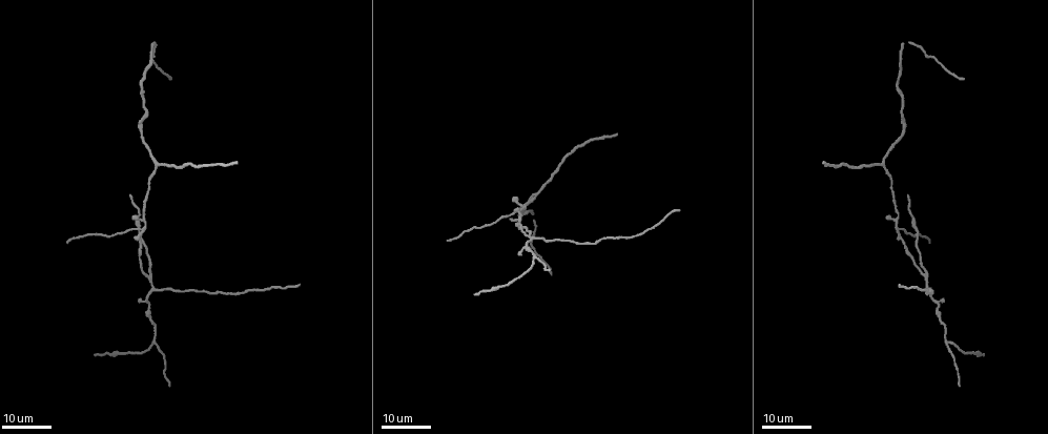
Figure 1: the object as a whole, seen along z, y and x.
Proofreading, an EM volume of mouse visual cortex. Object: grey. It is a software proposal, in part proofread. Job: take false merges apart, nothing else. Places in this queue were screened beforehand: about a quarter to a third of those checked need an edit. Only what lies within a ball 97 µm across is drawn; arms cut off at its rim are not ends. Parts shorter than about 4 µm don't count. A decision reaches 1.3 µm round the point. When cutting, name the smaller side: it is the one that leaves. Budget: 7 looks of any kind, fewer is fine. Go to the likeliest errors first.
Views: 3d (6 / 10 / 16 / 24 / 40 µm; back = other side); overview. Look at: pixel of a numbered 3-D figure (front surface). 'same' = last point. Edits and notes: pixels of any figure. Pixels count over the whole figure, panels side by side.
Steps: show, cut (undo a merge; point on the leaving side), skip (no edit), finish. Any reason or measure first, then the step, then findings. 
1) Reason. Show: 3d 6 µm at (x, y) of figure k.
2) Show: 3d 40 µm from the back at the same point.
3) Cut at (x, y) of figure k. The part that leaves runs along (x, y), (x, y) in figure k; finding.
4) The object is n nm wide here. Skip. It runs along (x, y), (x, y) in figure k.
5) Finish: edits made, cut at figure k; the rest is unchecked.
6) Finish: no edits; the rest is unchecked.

Three arms meet. Show: 3d 16 µm at (925, 279) of figure 1.

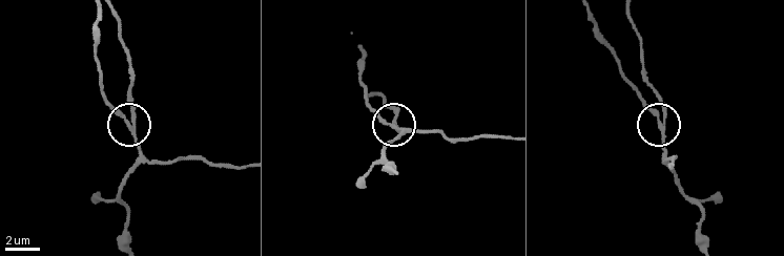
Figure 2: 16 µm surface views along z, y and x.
Zoom in. Show: 3d 6 µm at (663, 120) of figure 2.

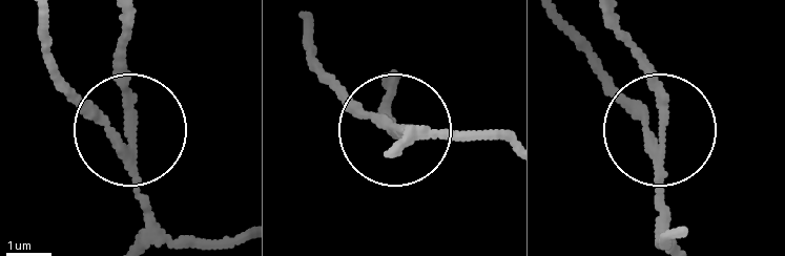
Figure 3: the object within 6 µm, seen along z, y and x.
3 arms meet here. Cut at (119, 78) of figure 3. The part that leaves runs along (127, 139), (127, 19) in figure 3; two neurons meet here.

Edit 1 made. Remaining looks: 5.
Three-way junction. Show: 3d 24 µm at (533, 257) of figure 1.

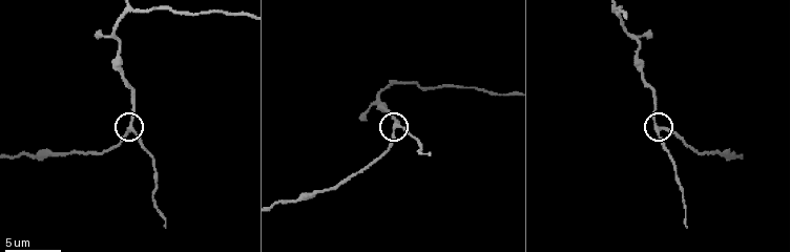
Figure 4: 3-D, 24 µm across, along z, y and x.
Show: 3d 6 µm at (661, 127) of figure 4.

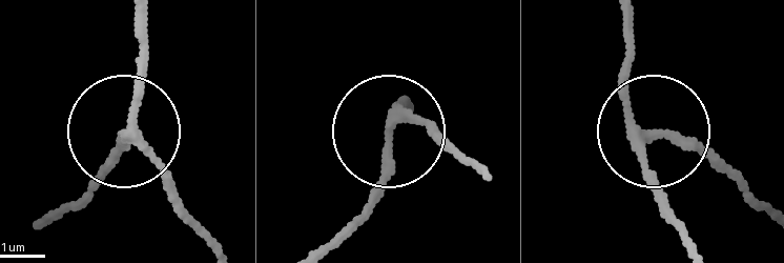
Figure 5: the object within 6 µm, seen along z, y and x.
Show: 3d 6 µm from the back at (643, 136) of figure 5.

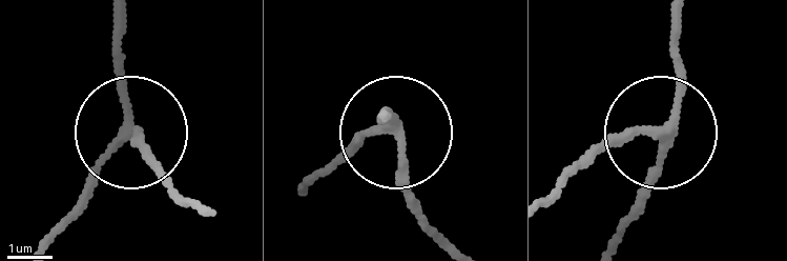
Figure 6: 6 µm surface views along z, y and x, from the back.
The object is 200 nm wide here. Skip. It runs along (674, 23), (674, 114), (633, 212) in figure 6; one neuron here.

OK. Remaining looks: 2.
Show: 3d 24 µm at (524, 209) of figure 1.

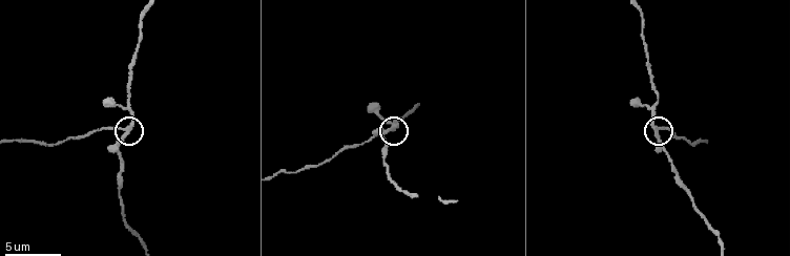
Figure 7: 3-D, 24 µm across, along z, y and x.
Show: 3d 6 µm at (391, 127) of figure 7.

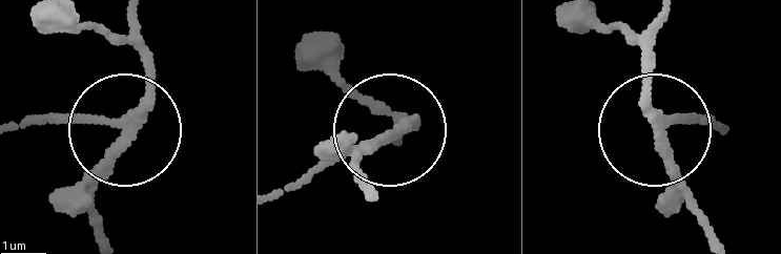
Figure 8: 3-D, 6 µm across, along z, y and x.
Cut at (56, 121) of figure 8. The part that leaves runs along (111, 119), (14, 126) in figure 8; a second neuron is stuck on.

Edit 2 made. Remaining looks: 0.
Finish: edits made, cut at figure 3, cut at figure 8; the rest is unchecked.

